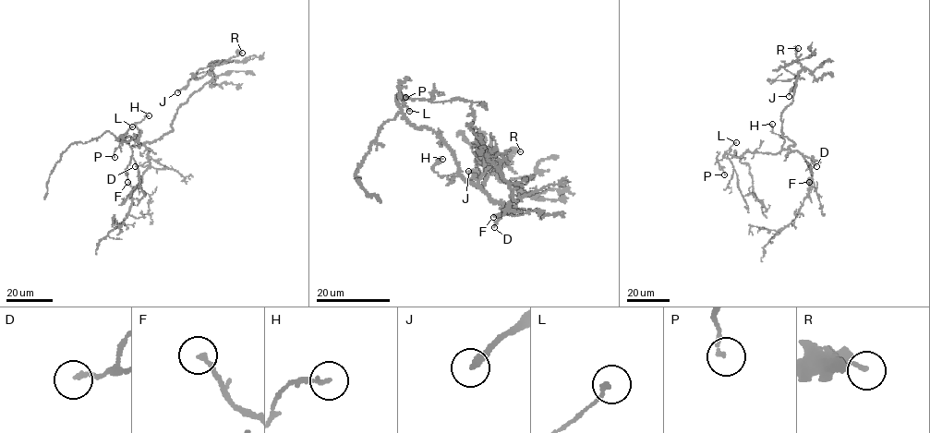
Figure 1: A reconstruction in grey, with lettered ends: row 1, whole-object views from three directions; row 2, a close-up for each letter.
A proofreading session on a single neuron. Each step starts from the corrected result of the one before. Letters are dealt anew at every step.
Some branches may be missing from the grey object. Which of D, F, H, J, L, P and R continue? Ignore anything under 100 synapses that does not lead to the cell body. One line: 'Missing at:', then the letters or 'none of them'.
Missing at: none of them

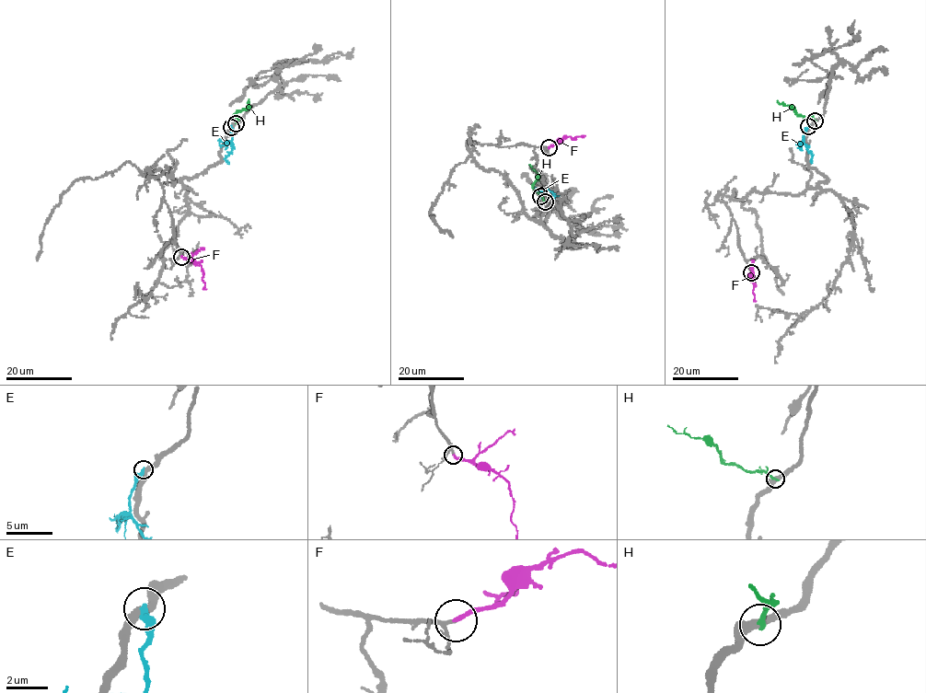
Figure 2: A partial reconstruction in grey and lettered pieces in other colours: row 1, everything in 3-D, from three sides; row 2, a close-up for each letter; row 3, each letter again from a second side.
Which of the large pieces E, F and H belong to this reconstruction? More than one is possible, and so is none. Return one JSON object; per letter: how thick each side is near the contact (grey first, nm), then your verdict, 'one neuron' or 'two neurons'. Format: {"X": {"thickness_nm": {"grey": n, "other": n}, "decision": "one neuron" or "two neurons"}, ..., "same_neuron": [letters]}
{"E": {"thickness_nm": {"grey": 320, "other": 380}, "decision": "two neurons"}, "F": {"thickness_nm": {"grey": 160, "other": 220}, "decision": "one neuron"}, "H": {"thickness_nm": {"grey": 380, "other": 220}, "decision": "two neurons"}, "same_neuron": ["F"]}

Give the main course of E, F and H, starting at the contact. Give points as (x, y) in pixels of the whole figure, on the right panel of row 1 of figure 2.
E: (808, 126), (804, 141), (812, 153), (813, 163)
F: (752, 272), (750, 279), (755, 285), (754, 301)
H: (816, 121), (796, 113), (793, 109), (777, 101)

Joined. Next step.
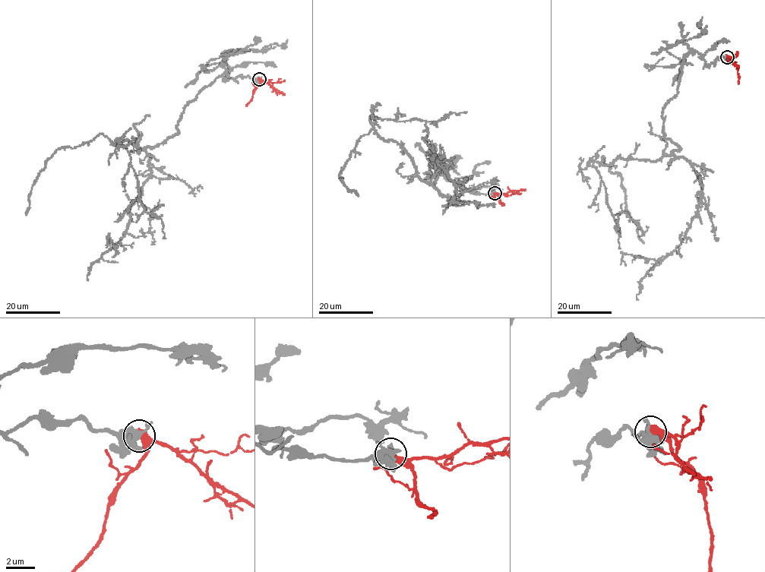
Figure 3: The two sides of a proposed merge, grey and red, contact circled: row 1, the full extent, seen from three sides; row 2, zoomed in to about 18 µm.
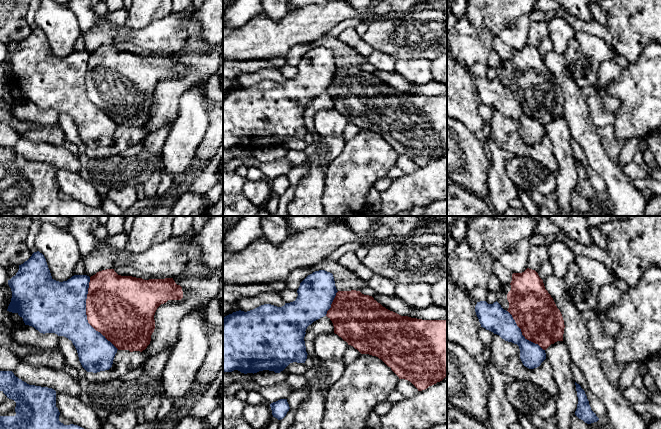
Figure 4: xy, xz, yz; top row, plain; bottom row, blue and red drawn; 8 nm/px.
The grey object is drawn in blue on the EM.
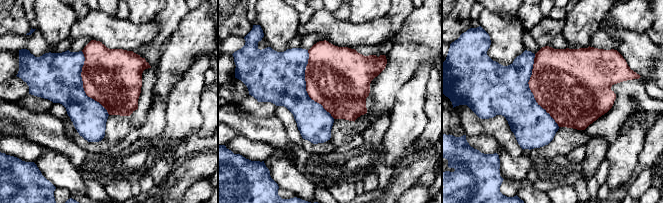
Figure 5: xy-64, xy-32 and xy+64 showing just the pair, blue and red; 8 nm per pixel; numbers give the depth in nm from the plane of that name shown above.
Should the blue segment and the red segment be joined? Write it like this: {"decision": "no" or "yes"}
{"decision": "no"}

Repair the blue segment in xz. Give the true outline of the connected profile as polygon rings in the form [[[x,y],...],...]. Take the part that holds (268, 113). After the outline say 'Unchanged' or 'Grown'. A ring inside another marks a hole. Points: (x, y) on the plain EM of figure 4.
[[[319,46],[300,59],[298,72],[293,78],[282,83],[264,80],[247,88],[239,86],[223,93],[223,148],[238,146],[254,150],[269,146],[280,149],[290,139],[305,139],[308,131],[305,107],[314,97],[326,92],[337,68],[333,50]]]. Unchanged

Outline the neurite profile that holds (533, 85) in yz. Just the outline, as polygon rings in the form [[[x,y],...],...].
[[[527,44],[522,49],[513,49],[511,59],[503,59],[501,63],[497,78],[512,91],[525,115],[538,120],[543,126],[563,117],[565,101],[562,90],[535,46]]]

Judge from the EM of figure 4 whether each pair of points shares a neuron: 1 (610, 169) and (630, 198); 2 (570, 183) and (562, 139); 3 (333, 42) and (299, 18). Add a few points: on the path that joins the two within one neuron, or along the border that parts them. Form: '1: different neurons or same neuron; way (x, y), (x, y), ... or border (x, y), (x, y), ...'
1: same neuron; way (612, 176), (623, 191)
2: same neuron; way (567, 172), (567, 163), (562, 150)
3: different neurons; border (323, 36), (310, 43)

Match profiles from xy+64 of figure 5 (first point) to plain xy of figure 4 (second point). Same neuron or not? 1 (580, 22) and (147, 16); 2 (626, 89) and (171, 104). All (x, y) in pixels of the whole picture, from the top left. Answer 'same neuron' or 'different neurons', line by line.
1: same neuron
2: same neuron

